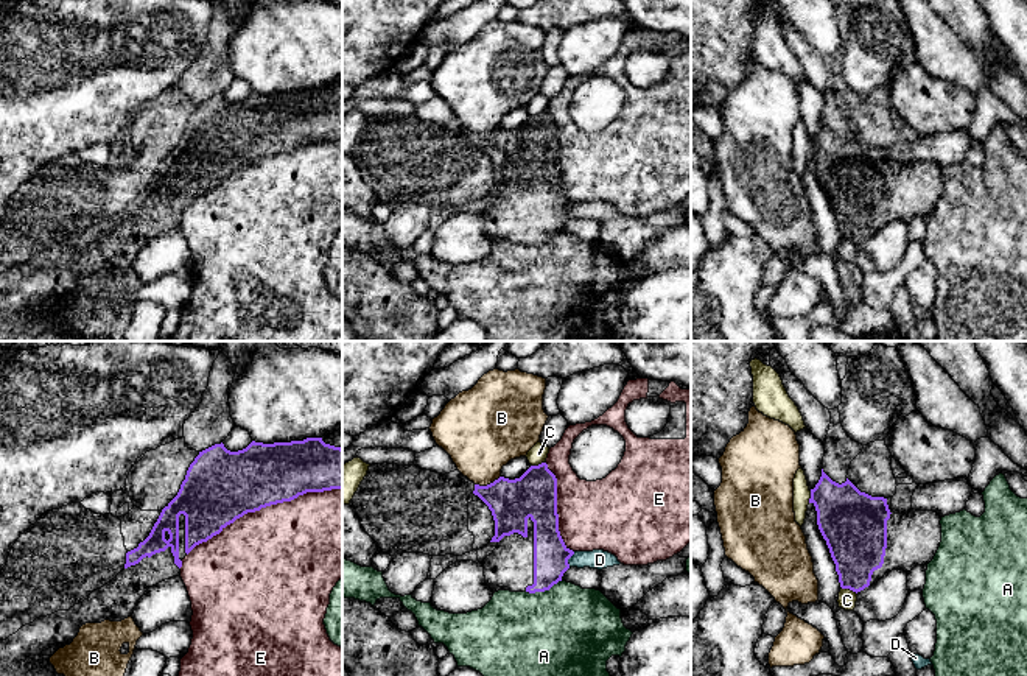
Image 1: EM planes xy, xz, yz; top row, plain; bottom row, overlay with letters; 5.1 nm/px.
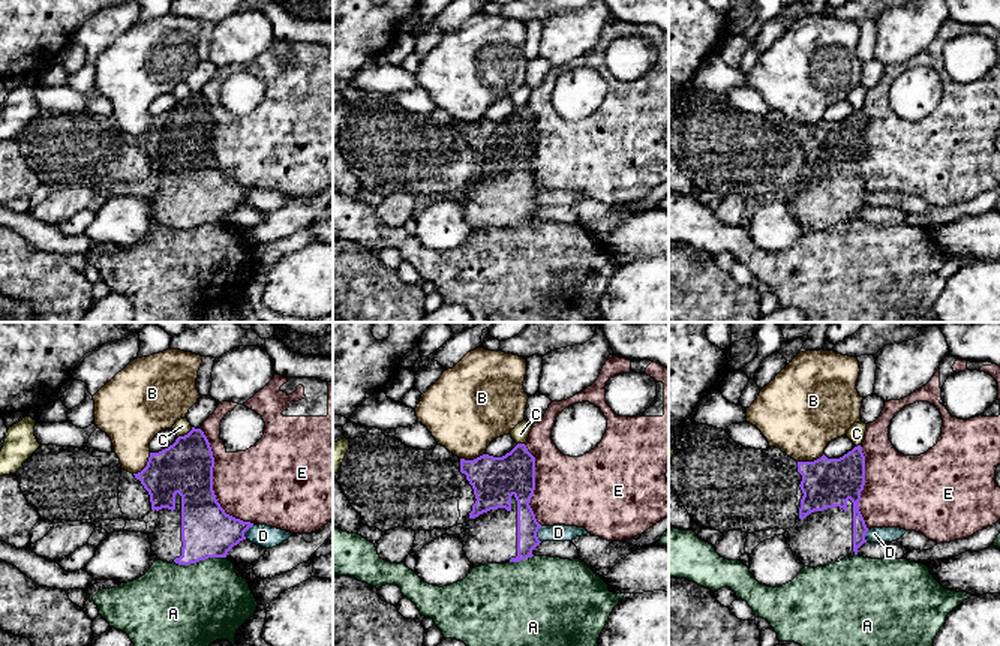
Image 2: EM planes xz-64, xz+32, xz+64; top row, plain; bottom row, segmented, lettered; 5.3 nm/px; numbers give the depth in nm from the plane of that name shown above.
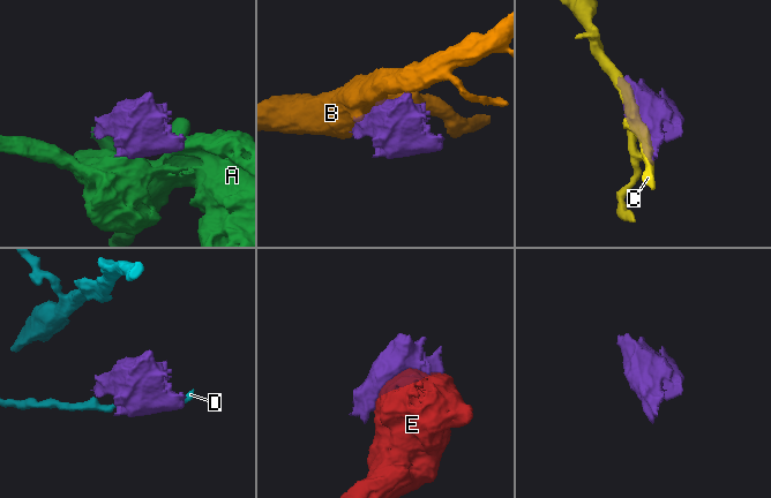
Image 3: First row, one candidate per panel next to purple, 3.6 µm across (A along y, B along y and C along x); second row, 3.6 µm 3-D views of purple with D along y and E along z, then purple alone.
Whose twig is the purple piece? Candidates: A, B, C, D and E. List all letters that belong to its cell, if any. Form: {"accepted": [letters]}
{"accepted": []}

